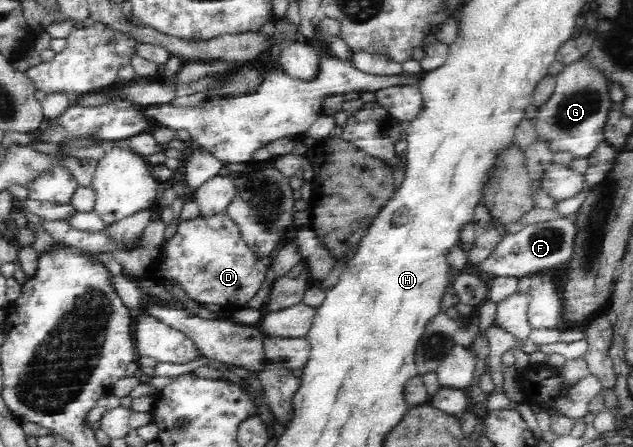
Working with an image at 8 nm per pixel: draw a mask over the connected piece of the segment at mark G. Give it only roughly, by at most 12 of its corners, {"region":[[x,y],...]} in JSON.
{"region":[[585,59],[565,65],[535,139],[588,158],[616,104]]}

